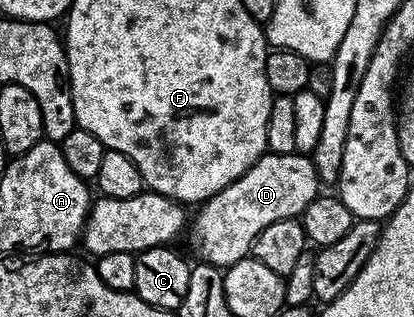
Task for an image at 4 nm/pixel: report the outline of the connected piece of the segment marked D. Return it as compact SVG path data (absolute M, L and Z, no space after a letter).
M297 151L290 154L268 152L252 164L246 174L230 182L230 186L218 190L218 194L195 209L196 217L190 220L195 259L227 270L231 264L251 253L254 238L258 238L258 234L262 234L270 222L303 217L306 206L314 202L321 188L311 155L300 155Z

